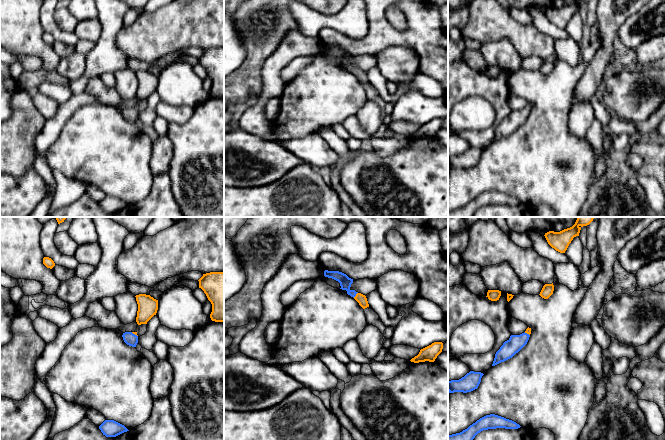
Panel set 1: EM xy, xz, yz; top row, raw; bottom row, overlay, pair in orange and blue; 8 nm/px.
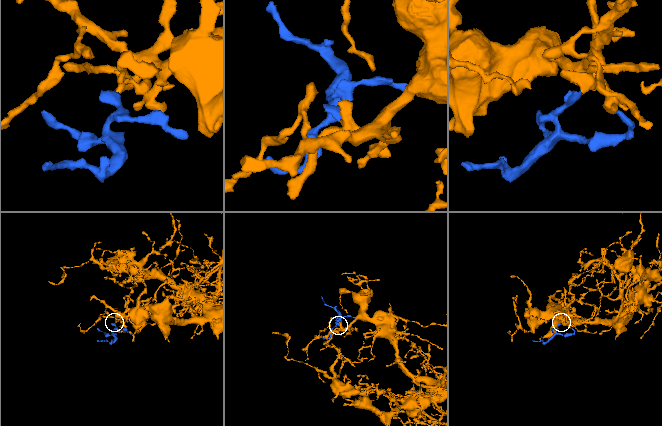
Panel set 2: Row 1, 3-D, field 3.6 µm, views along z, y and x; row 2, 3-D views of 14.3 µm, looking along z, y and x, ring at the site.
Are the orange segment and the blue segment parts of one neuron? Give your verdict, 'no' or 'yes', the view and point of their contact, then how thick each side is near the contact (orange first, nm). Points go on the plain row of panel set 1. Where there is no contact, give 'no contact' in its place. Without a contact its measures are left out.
yes; meets orange in xz at (356, 71); 80 nm thick on the orange side, 100 nm on the other

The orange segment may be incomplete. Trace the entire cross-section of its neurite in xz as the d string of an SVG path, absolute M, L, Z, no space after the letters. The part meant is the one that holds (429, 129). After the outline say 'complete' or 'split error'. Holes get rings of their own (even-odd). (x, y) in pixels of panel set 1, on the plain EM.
M434 118L431 121L421 125L419 130L412 134L410 137L414 139L425 137L434 138L437 132L442 128L442 125L442 118Z | complete

